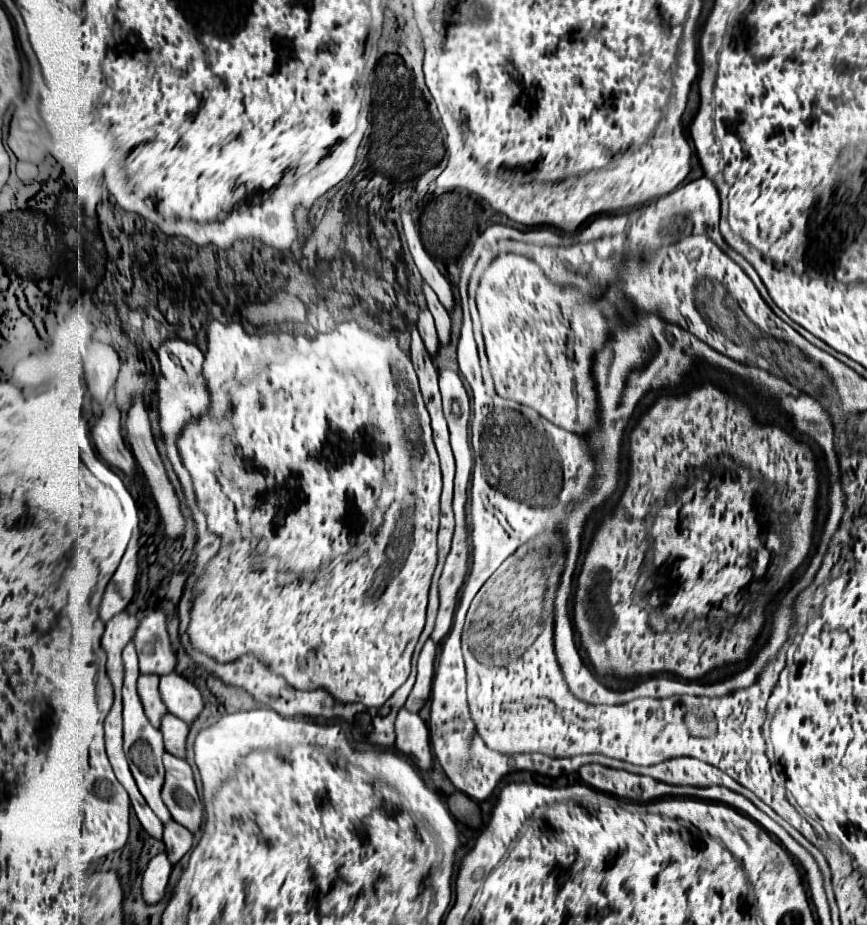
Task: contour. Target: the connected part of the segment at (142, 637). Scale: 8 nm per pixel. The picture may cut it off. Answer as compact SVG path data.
M161 610L147 612L133 634L133 644L137 648L139 668L143 674L153 672L163 676L175 668L175 654L171 650L165 614Z

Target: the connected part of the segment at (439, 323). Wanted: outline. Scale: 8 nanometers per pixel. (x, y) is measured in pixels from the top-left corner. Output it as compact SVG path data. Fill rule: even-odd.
M423 284L423 294L427 298L427 308L431 310L431 314L435 318L435 326L437 326L439 340L441 340L441 344L447 344L449 338L451 338L451 320L449 320L449 314L443 308L443 304L439 302L437 294L429 288L429 284Z

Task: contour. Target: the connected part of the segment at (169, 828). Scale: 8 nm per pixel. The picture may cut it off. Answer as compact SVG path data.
M169 820L163 824L163 842L167 846L167 856L171 864L177 864L191 850L193 834L175 820Z

